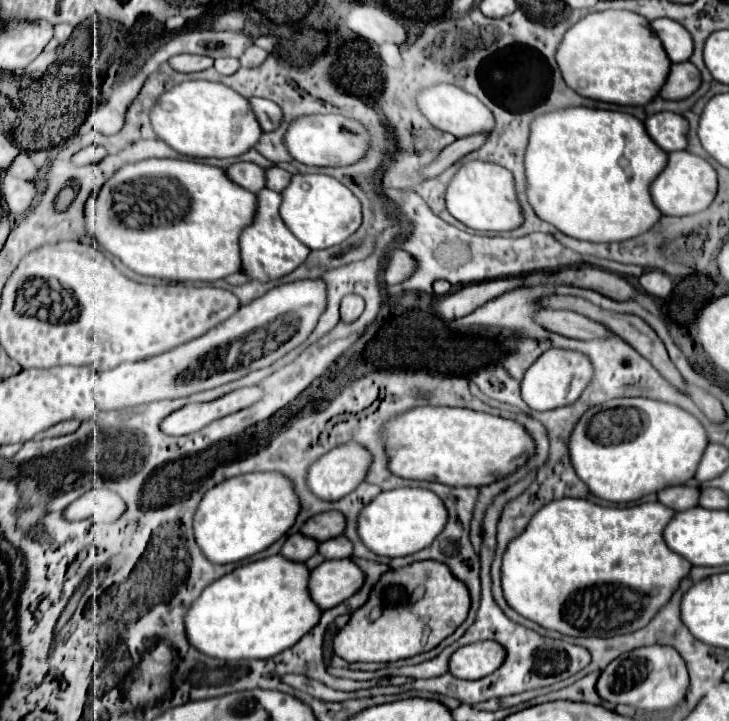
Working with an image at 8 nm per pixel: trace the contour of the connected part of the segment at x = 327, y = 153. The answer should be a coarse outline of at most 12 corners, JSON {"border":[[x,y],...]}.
{"border":[[301,116],[285,132],[289,154],[307,166],[347,166],[367,146],[356,120]]}

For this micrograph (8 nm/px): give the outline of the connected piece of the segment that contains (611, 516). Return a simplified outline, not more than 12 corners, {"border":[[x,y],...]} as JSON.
{"border":[[659,502],[545,504],[507,604],[565,636],[643,628],[691,568]]}

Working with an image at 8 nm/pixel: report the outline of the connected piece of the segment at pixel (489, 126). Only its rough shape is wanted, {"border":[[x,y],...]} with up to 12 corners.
{"border":[[453,84],[417,94],[429,122],[457,138],[493,130],[491,110]]}

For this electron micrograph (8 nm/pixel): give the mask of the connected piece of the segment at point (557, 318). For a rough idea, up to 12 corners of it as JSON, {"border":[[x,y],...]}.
{"border":[[539,310],[533,320],[577,340],[611,334],[607,326],[569,310]]}

